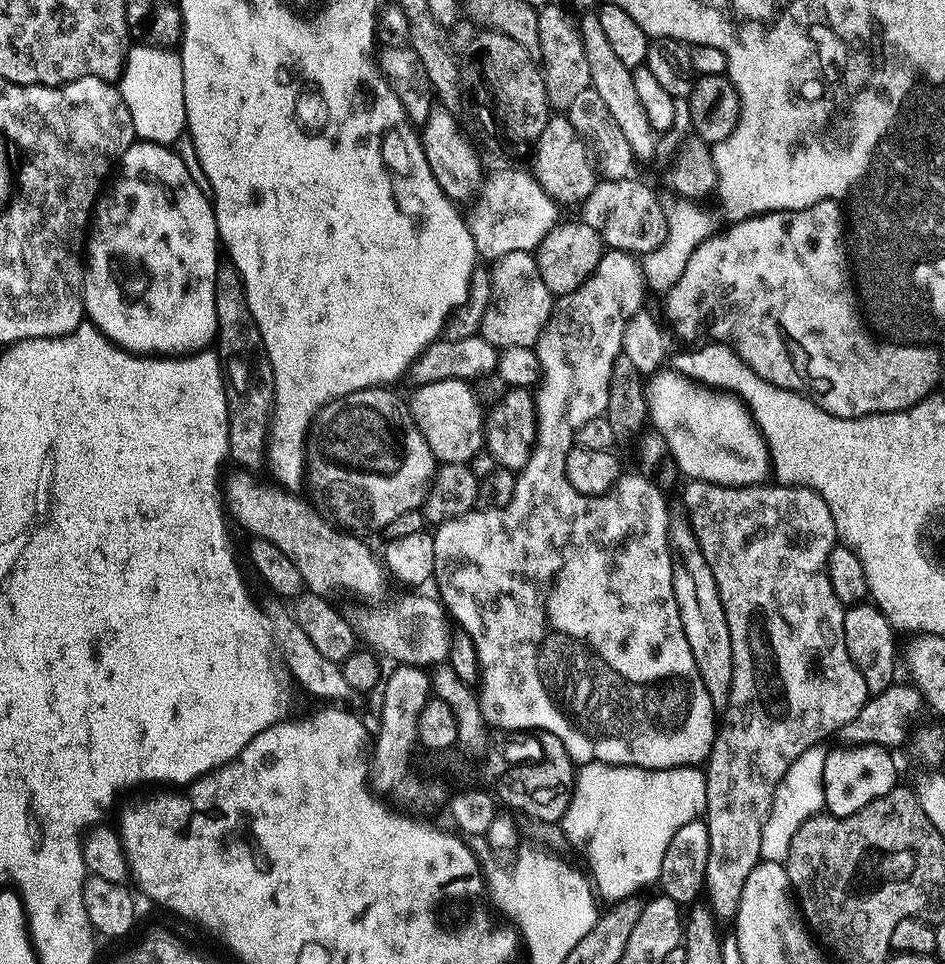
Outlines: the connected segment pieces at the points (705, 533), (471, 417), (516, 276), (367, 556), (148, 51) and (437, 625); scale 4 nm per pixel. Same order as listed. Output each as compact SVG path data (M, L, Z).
M688 480L685 483L684 488L684 508L688 511L688 520L692 523L692 532L696 535L696 544L700 547L700 552L702 555L703 563L710 566L710 570L713 571L714 582L717 583L718 594L721 596L722 610L725 611L725 622L726 626L729 627L730 636L730 650L733 654L733 678L732 684L728 690L728 701L724 704L722 708L722 719L719 721L718 727L716 729L716 737L712 743L712 749L708 755L706 761L706 775L704 778L704 810L706 813L706 823L709 830L709 857L706 858L706 870L703 891L708 894L708 902L706 902L707 907L710 909L713 917L717 921L728 920L731 921L735 917L736 911L738 910L738 902L742 898L742 886L746 886L746 878L750 876L750 870L754 870L754 866L760 863L760 846L762 842L762 826L766 822L768 817L768 811L772 805L772 795L774 790L780 784L780 779L786 774L786 770L791 764L795 762L798 758L798 754L802 754L802 750L806 750L810 746L819 744L821 742L827 741L827 736L835 737L842 726L846 726L846 722L850 722L850 718L858 718L858 710L862 710L862 706L870 698L870 693L866 682L862 678L862 674L858 674L858 670L854 666L854 662L850 658L850 654L846 650L846 638L844 637L844 631L842 630L842 622L844 621L844 609L845 605L841 604L840 599L834 594L830 582L828 581L828 574L826 571L826 565L828 563L828 558L830 556L830 550L837 547L838 537L836 535L836 528L834 526L834 518L831 517L830 508L826 506L826 502L822 502L822 498L817 492L810 488L794 488L786 484L777 484L775 482L763 484L753 484L751 488L731 488L725 484L715 484L714 482L706 482L705 480Z
M466 380L430 382L416 388L412 397L407 397L408 413L440 464L467 464L485 447L485 413L482 408L480 410L472 388L473 385Z
M518 251L497 258L489 269L489 306L478 334L498 350L510 346L533 347L552 312L554 297L546 289L532 252Z
M236 470L236 473L229 478L228 481L223 481L222 484L222 500L226 505L226 512L229 517L232 516L249 532L249 537L259 538L265 540L266 542L274 542L274 546L278 546L278 550L282 550L282 554L286 554L286 558L290 558L290 562L294 562L294 566L298 566L300 571L301 578L304 579L305 589L309 592L319 592L321 594L330 594L335 588L345 588L348 592L357 592L360 596L376 596L384 588L384 576L386 577L386 568L383 563L378 559L377 553L376 556L363 544L361 537L356 534L345 534L343 531L337 530L325 517L321 516L319 512L316 511L315 507L307 499L299 500L296 496L291 496L288 492L283 492L280 488L275 488L272 484L263 484L260 480L255 480L253 473L248 470Z
M129 47L128 61L124 63L124 72L118 81L120 97L126 102L126 110L130 110L130 122L141 141L165 146L175 145L185 135L188 123L182 90L184 61L172 50L139 47Z
M404 594L394 604L392 614L374 612L357 622L359 639L379 655L386 655L393 663L428 668L443 663L450 648L448 615L437 597L424 594Z

